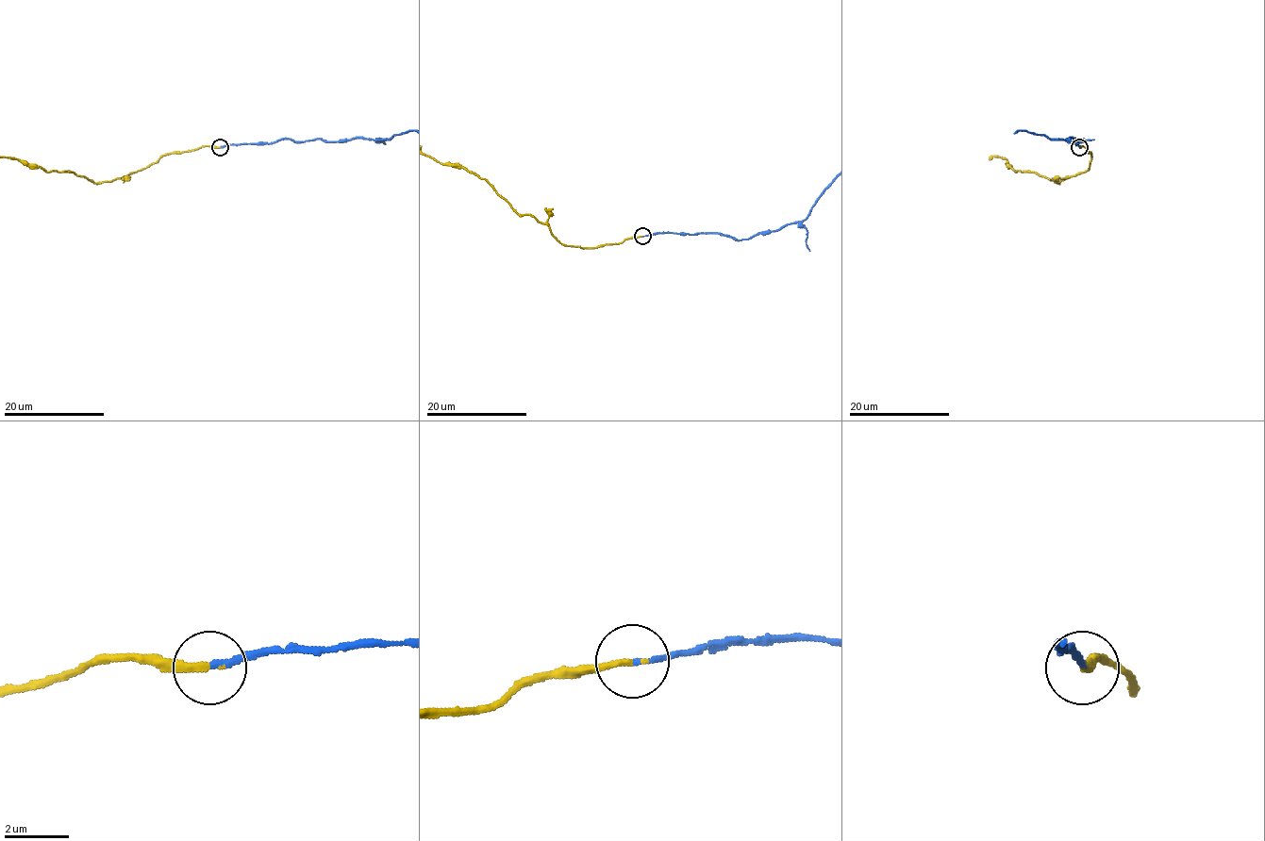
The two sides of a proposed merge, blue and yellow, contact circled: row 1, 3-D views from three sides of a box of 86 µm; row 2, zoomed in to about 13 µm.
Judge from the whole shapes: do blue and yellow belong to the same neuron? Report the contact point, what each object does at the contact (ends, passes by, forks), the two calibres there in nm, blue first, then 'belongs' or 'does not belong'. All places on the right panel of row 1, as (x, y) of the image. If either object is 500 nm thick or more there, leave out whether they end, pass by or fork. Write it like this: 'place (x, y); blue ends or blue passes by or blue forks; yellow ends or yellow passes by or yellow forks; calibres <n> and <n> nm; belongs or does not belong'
place (1079, 147); blue ends; yellow ends; calibres 160 and 200 nm; belongs

